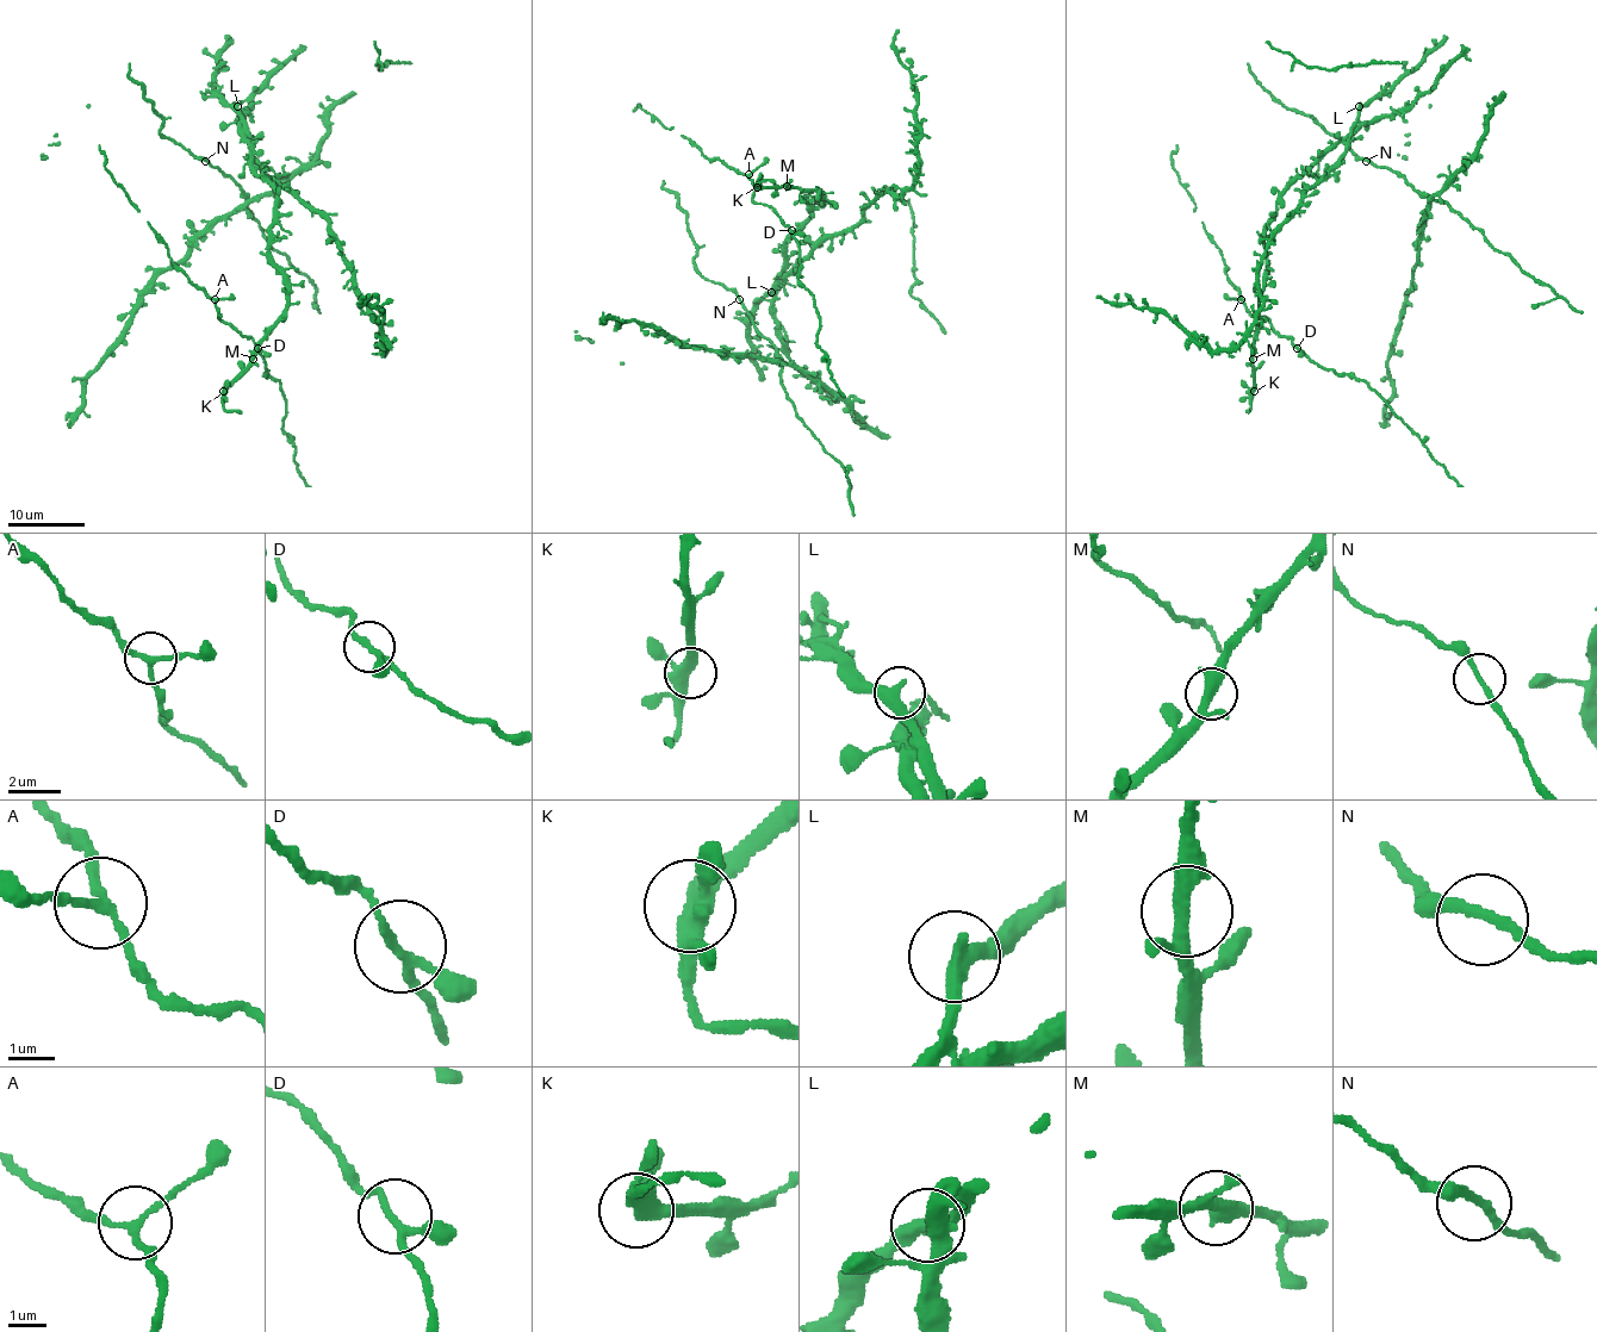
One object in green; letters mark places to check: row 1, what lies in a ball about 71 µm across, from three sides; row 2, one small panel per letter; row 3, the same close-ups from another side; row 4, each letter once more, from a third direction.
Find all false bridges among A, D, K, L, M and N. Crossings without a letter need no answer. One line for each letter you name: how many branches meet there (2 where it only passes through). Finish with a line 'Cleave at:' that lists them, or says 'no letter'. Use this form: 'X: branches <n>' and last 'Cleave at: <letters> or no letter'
Cleave at: no letter

